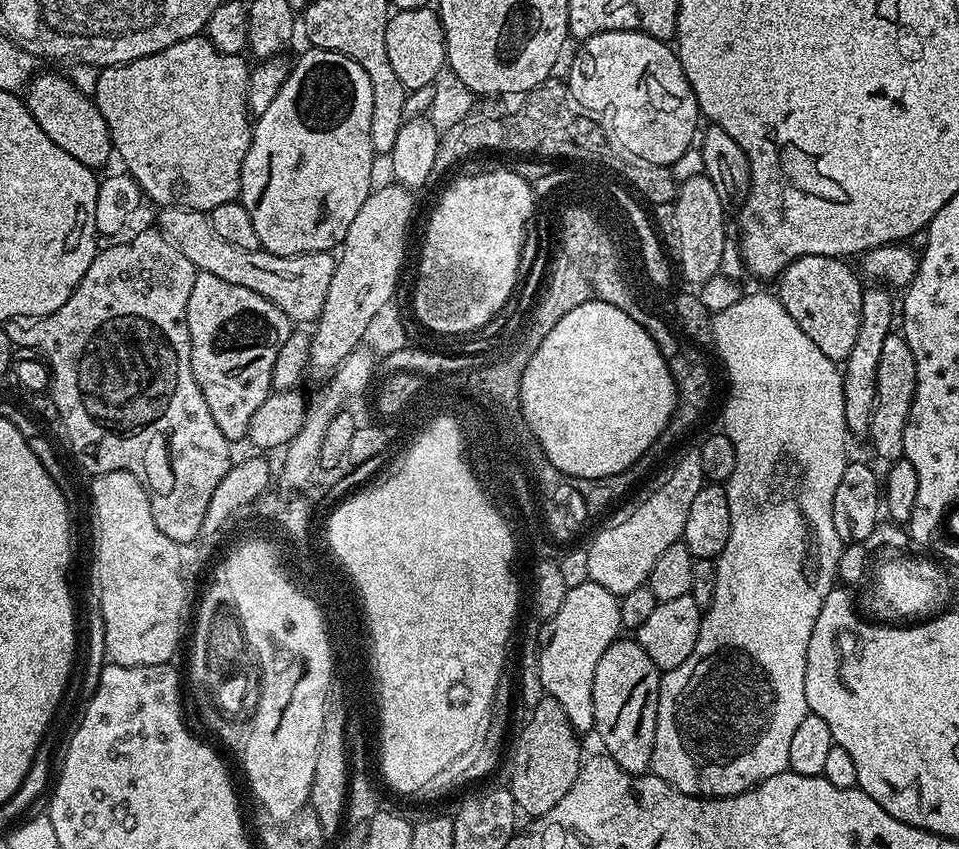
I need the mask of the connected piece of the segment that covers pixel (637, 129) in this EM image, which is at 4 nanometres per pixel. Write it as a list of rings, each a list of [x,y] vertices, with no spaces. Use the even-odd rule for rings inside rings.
[[[624,30],[599,32],[582,41],[579,47],[568,68],[566,83],[582,109],[600,125],[603,135],[612,139],[620,152],[629,151],[646,163],[671,166],[678,162],[678,158],[693,147],[698,136],[696,123],[701,123],[702,117],[675,47],[645,32]]]

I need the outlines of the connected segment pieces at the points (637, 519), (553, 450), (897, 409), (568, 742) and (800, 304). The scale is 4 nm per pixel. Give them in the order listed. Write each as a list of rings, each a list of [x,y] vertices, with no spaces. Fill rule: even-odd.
[[[699,451],[686,453],[657,492],[650,493],[625,520],[602,529],[593,538],[592,544],[587,545],[590,558],[588,579],[598,582],[598,586],[606,586],[606,590],[619,597],[630,594],[630,590],[635,588],[645,587],[650,570],[654,570],[654,562],[658,562],[670,546],[681,543],[688,511],[705,483]]]
[[[591,300],[582,302],[582,306],[574,306],[570,314],[562,314],[558,318],[554,330],[542,338],[542,346],[530,358],[526,370],[520,379],[520,410],[523,413],[523,421],[528,427],[528,431],[534,437],[537,444],[540,444],[546,459],[548,459],[555,468],[562,470],[567,476],[577,476],[578,478],[590,478],[591,480],[607,480],[615,478],[620,472],[625,472],[631,464],[639,464],[645,458],[648,451],[653,451],[656,439],[663,434],[666,426],[672,421],[672,416],[676,413],[678,397],[676,394],[676,383],[672,377],[672,372],[668,369],[668,360],[658,350],[654,338],[630,318],[618,306],[610,306],[610,302],[601,300]]]
[[[890,334],[882,342],[882,358],[876,371],[876,409],[868,427],[867,439],[872,440],[872,448],[884,459],[884,462],[901,459],[904,455],[904,431],[910,414],[910,406],[914,402],[916,389],[916,367],[914,354],[910,354],[910,346],[904,341],[903,335]]]
[[[545,694],[542,702],[538,702],[538,706],[530,709],[527,715],[528,725],[517,734],[516,741],[513,744],[511,741],[510,744],[510,750],[512,746],[510,787],[517,809],[523,815],[525,812],[528,818],[535,818],[554,810],[554,806],[558,806],[558,802],[562,802],[562,798],[566,798],[570,786],[574,786],[582,763],[582,755],[580,756],[581,737],[574,730],[574,726],[570,726],[570,718],[566,718],[566,710],[562,710],[562,706],[558,706],[558,702],[554,702],[552,696]]]
[[[803,256],[787,264],[778,277],[778,298],[786,314],[802,326],[802,334],[806,334],[826,358],[837,362],[847,360],[858,338],[864,297],[861,277],[856,277],[848,264],[851,263],[835,256]]]

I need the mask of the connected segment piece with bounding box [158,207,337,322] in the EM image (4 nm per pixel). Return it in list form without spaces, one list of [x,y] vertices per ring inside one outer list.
[[[161,207],[159,212],[158,231],[178,246],[190,262],[194,262],[197,272],[214,274],[214,278],[222,278],[226,282],[234,282],[234,286],[246,286],[246,290],[262,294],[262,298],[274,302],[274,306],[278,306],[278,310],[282,310],[293,322],[320,319],[326,292],[330,290],[330,280],[334,278],[336,269],[337,257],[332,252],[279,256],[260,248],[242,250],[242,246],[234,246],[216,233],[211,215],[189,208]]]

